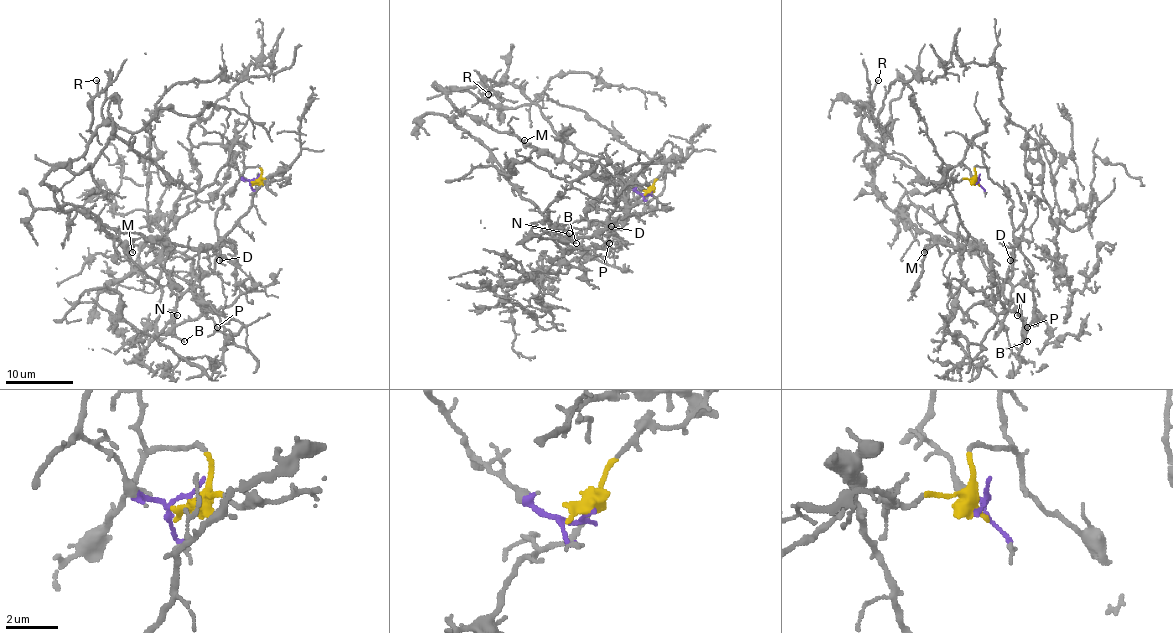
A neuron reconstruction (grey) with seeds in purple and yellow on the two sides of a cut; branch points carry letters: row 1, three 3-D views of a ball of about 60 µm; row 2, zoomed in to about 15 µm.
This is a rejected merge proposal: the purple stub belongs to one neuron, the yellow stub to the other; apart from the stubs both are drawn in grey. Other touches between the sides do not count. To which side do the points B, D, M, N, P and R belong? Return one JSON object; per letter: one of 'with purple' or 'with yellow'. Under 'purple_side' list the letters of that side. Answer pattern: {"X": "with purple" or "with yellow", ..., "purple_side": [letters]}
{"B": "with yellow", "D": "with yellow", "M": "with purple", "N": "with yellow", "P": "with yellow", "R": "with purple", "purple_side": ["M", "R"]}

